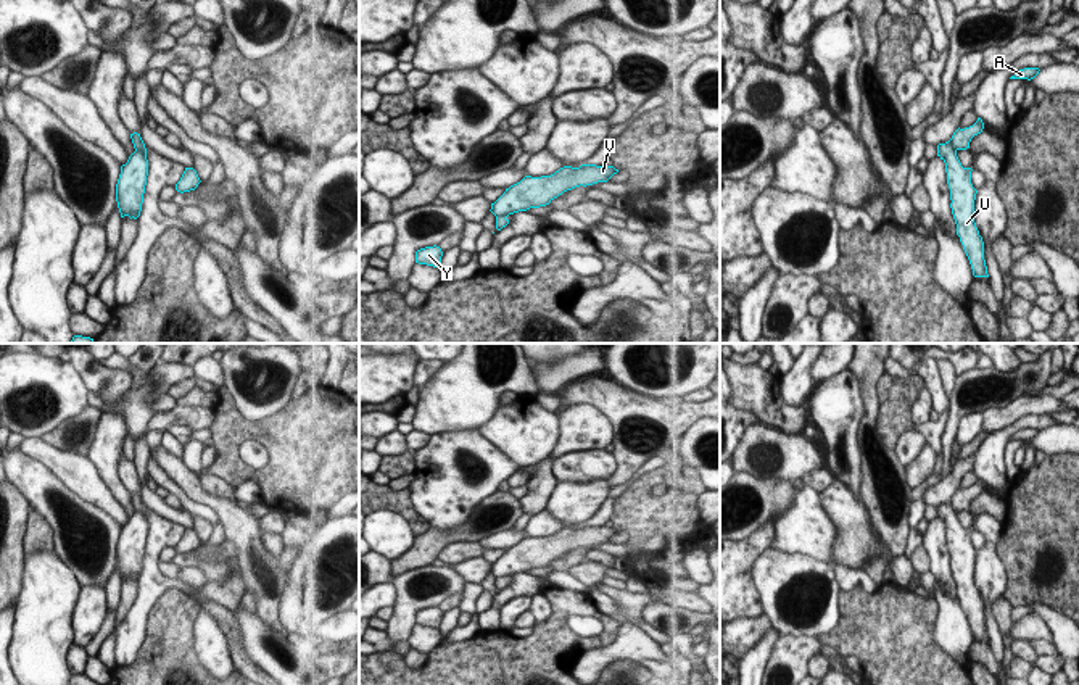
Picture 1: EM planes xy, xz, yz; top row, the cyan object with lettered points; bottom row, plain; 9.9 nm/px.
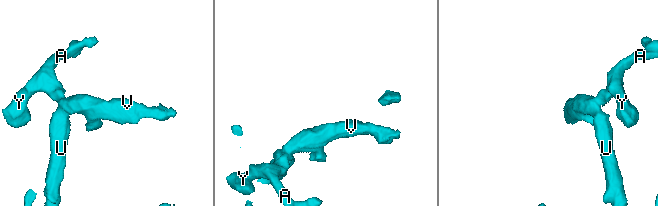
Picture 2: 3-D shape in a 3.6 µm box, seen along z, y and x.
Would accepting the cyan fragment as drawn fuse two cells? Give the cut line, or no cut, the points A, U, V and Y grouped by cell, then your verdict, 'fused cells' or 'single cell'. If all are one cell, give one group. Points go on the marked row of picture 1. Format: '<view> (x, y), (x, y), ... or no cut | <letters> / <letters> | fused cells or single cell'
yz (949, 141), (955, 152) | A Y / U V | fused cells

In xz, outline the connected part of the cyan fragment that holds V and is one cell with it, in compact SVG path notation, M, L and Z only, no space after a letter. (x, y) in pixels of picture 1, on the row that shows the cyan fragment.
M581 164L580 168L564 166L551 176L525 176L520 182L506 189L506 192L491 203L494 216L509 214L549 205L554 198L575 187L586 187L597 182L607 182L618 169L614 166Z

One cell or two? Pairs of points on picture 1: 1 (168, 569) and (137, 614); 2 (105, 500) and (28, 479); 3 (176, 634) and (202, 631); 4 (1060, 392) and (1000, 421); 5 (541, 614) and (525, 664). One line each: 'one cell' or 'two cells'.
1: two cells
2: two cells
3: two cells
4: two cells
5: two cells

